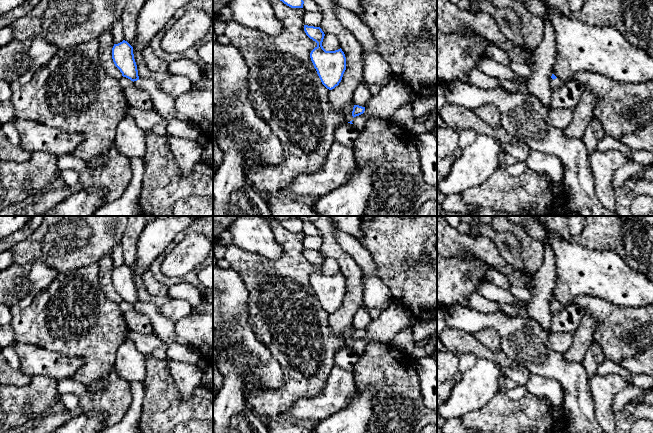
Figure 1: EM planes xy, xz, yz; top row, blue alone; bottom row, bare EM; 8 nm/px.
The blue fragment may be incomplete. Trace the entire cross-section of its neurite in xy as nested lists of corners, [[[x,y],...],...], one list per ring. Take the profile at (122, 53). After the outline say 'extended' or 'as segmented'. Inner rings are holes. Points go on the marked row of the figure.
[[[125,40],[114,44],[112,59],[115,66],[120,70],[123,77],[130,79],[133,84],[147,92],[152,99],[154,109],[167,121],[175,118],[176,97],[162,92],[158,83],[154,80],[140,79],[137,65],[134,59],[133,47]]] | extended

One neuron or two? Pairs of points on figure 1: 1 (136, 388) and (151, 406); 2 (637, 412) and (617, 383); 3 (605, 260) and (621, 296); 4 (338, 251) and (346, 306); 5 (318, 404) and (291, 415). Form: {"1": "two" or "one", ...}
{"1": "two", "2": "two", "3": "one", "4": "one", "5": "one"}

